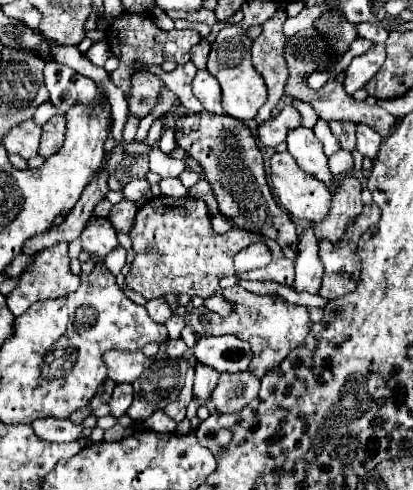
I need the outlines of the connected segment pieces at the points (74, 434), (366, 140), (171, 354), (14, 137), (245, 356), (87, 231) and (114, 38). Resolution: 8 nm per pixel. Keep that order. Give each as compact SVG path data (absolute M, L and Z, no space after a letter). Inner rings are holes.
M92 414L88 416L84 422L79 425L72 424L70 420L60 420L60 418L42 418L42 420L34 420L32 428L36 432L36 436L40 440L46 442L72 442L79 438L84 428L95 428L96 418Z
M366 124L356 126L356 150L362 156L376 158L380 142L382 142L382 136L378 132L374 132L370 126L366 126Z
M178 338L178 340L168 340L166 342L166 354L170 360L176 360L176 358L182 358L182 354L186 354L186 344Z
M32 120L22 122L22 126L16 126L2 138L2 144L6 146L8 154L18 154L24 160L30 160L38 156L38 146L40 146L40 126L36 126Z
M204 336L194 346L194 358L202 364L214 366L218 372L242 372L248 370L252 360L250 344L228 336Z
M92 214L82 230L82 248L94 256L96 262L104 262L104 256L118 246L116 230L110 226L108 218Z
M124 12L118 18L112 20L110 29L106 32L106 39L110 40L110 50L112 54L120 60L118 70L114 70L110 74L112 82L124 90L124 94L130 90L130 76L132 76L132 64L136 60L144 62L144 64L162 64L164 60L174 60L178 64L184 64L190 60L190 48L194 44L198 44L202 38L196 30L170 30L170 32L162 32L156 24L152 14L146 12L138 12L138 14L130 14ZM110 34L110 38L108 35Z

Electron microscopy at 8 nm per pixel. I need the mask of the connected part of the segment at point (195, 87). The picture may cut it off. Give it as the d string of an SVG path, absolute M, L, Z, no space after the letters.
M198 70L194 80L192 80L192 92L194 96L202 102L202 106L208 112L214 114L222 114L222 106L220 106L220 86L218 80L208 72L208 70Z

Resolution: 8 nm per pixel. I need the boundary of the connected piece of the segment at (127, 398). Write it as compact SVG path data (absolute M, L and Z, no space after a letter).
M132 384L116 386L112 392L112 400L110 400L110 414L120 418L126 414L130 404L132 404Z

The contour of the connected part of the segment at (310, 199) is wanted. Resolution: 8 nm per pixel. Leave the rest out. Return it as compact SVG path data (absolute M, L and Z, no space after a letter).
M276 152L270 158L270 178L272 178L272 186L274 192L278 196L278 202L294 216L306 222L320 222L322 218L326 218L328 210L330 210L330 190L326 188L326 184L322 184L318 178L314 178L312 174L306 174L290 156L290 152Z

